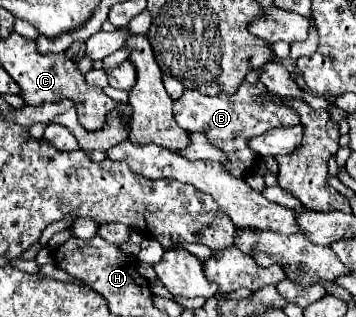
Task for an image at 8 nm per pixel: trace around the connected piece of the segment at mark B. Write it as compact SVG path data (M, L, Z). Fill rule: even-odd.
M243 82L239 86L239 90L235 94L231 94L231 98L227 98L227 94L203 96L199 92L185 90L183 96L179 100L175 100L173 114L175 114L177 124L183 130L205 134L211 144L219 146L219 150L223 150L227 154L227 162L223 162L223 168L231 176L245 178L255 170L257 160L259 160L255 150L251 150L251 146L247 146L251 136L259 136L277 126L299 124L299 114L295 114L295 110L291 110L291 106L275 104L271 98L267 98L267 94L269 94L269 90L263 82L259 82L259 84Z

